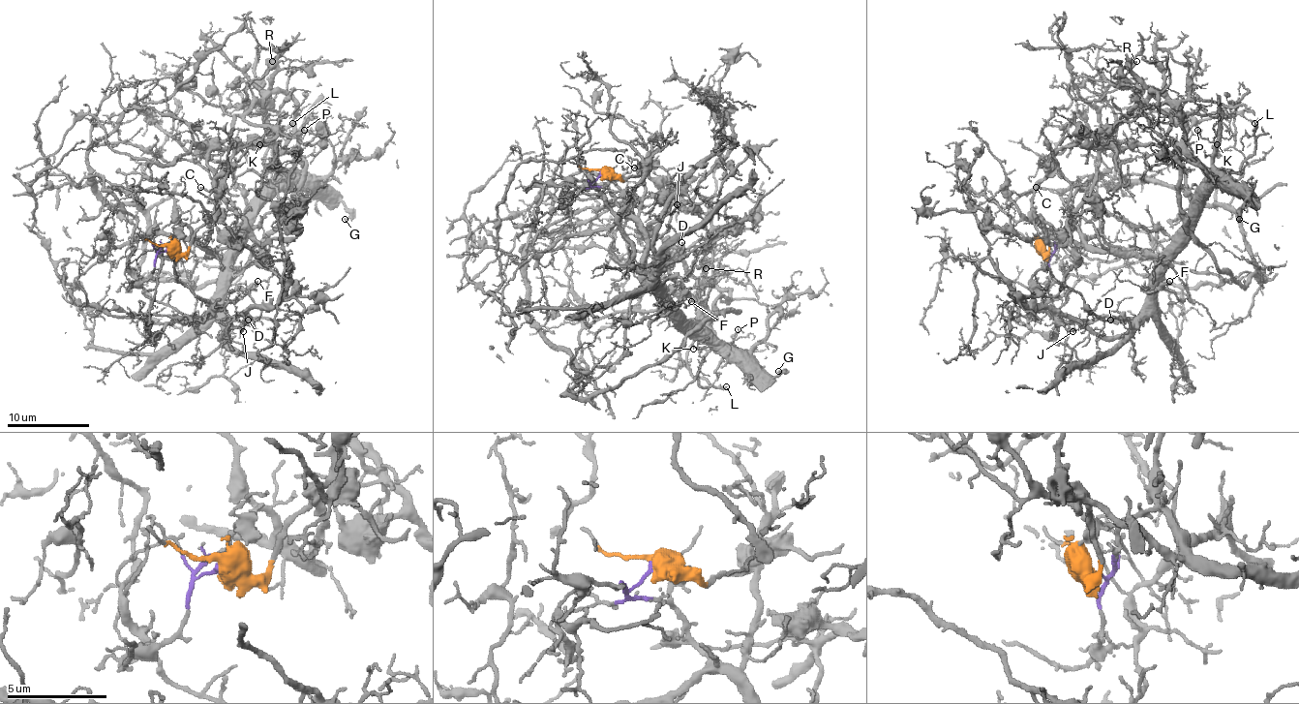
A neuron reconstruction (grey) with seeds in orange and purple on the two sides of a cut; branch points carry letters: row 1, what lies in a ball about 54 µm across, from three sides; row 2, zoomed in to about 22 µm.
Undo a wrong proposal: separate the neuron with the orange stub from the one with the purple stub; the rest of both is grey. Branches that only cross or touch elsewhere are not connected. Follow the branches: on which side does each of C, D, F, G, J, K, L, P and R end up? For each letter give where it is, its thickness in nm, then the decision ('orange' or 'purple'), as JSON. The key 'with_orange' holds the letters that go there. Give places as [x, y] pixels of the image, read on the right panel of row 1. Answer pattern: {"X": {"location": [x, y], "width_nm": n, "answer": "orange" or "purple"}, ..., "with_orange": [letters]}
{"C": {"location": [1036, 187], "width_nm": 160, "answer": "orange"}, "D": {"location": [1110, 320], "width_nm": 240, "answer": "purple"}, "F": {"location": [1169, 281], "width_nm": 170, "answer": "purple"}, "G": {"location": [1239, 219], "width_nm": 220, "answer": "purple"}, "J": {"location": [1072, 331], "width_nm": 190, "answer": "purple"}, "K": {"location": [1217, 144], "width_nm": 120, "answer": "purple"}, "L": {"location": [1254, 123], "width_nm": 300, "answer": "purple"}, "P": {"location": [1197, 130], "width_nm": 110, "answer": "purple"}, "R": {"location": [1136, 61], "width_nm": 360, "answer": "orange"}, "with_orange": ["C", "R"]}

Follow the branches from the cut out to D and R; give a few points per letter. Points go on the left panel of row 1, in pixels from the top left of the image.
D: (166, 249), (159, 251), (186, 227), (212, 253), (210, 258), (221, 261), (221, 311), (231, 323), (248, 320)
R: (166, 249), (188, 249), (214, 207), (214, 178), (226, 162), (277, 136), (245, 116), (250, 83), (272, 61)

